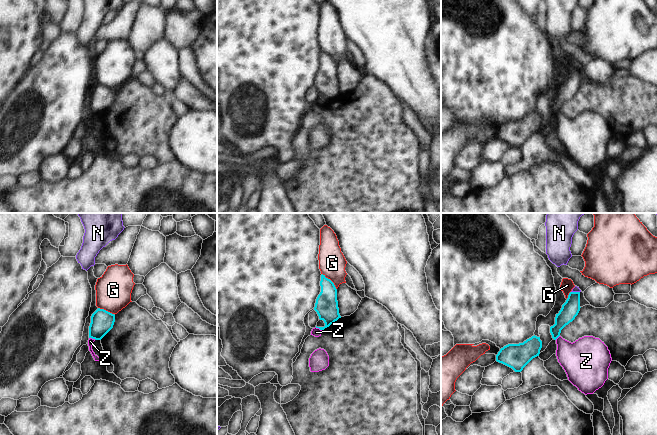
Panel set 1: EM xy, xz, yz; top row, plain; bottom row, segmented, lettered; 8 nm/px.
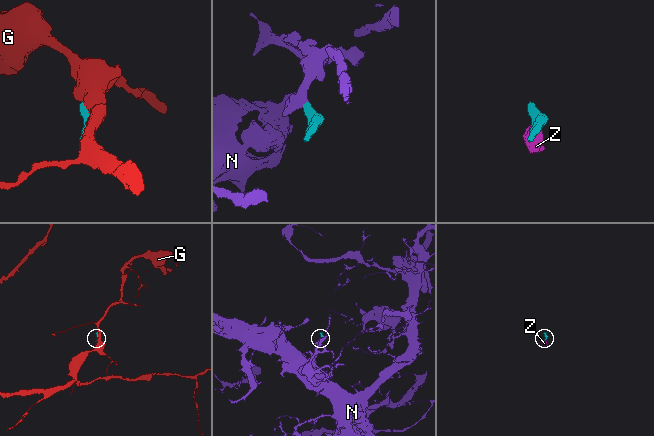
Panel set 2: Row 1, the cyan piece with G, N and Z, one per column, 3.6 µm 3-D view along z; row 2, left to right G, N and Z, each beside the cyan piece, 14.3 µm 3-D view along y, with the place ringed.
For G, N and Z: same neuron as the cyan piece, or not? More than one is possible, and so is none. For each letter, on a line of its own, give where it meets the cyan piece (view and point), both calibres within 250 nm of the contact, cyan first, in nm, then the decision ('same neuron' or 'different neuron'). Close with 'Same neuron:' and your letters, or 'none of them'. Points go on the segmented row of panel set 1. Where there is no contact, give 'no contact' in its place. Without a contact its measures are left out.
G: xz (331, 281) | 190/220 nm | different neuron
N: yz (575, 292) | 140/50 nm | same neuron
Z: xz (319, 328) | 190/70 nm | different neuron
Same neuron: N

